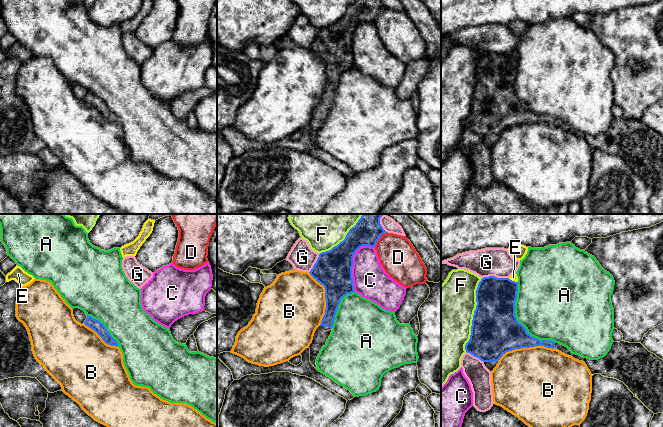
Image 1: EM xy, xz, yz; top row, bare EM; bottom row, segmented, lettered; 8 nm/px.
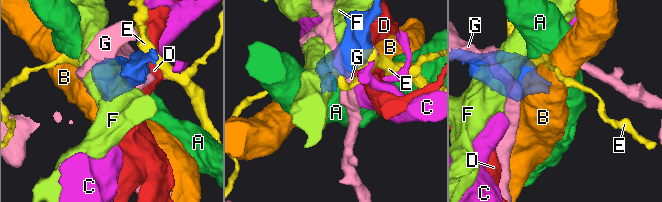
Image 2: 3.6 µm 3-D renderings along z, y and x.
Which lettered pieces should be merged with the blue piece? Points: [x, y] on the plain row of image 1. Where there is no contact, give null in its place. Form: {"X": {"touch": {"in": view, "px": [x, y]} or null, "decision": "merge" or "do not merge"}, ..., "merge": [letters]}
{"A": {"touch": {"in": "yz", "px": [517, 97]}, "decision": "do not merge"}, "B": {"touch": {"in": "yz", "px": [526, 123]}, "decision": "do not merge"}, "C": {"touch": {"in": "xz", "px": [352, 39]}, "decision": "do not merge"}, "D": {"touch": {"in": "xz", "px": [378, 15]}, "decision": "do not merge"}, "E": {"touch": {"in": "yz", "px": [513, 57]}, "decision": "do not merge"}, "F": {"touch": {"in": "yz", "px": [473, 91]}, "decision": "do not merge"}, "G": {"touch": {"in": "yz", "px": [495, 53]}, "decision": "do not merge"}, "merge": []}

